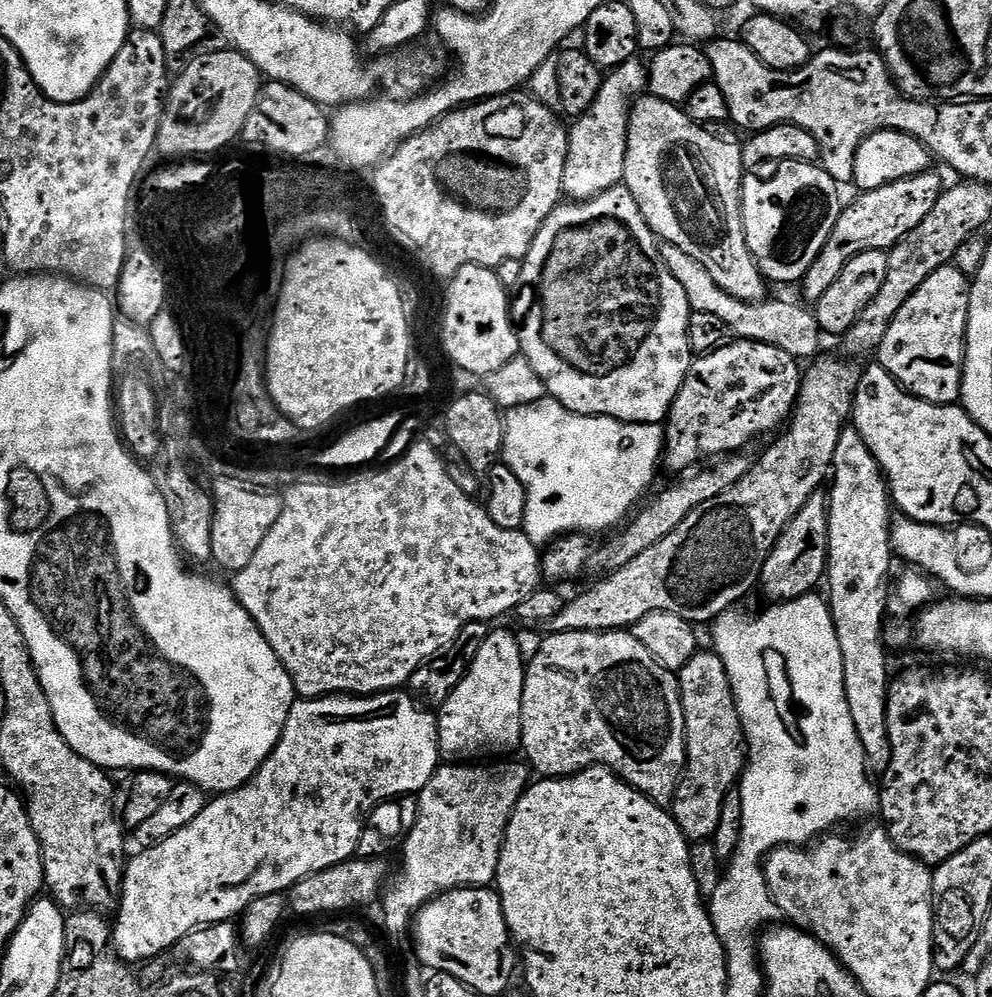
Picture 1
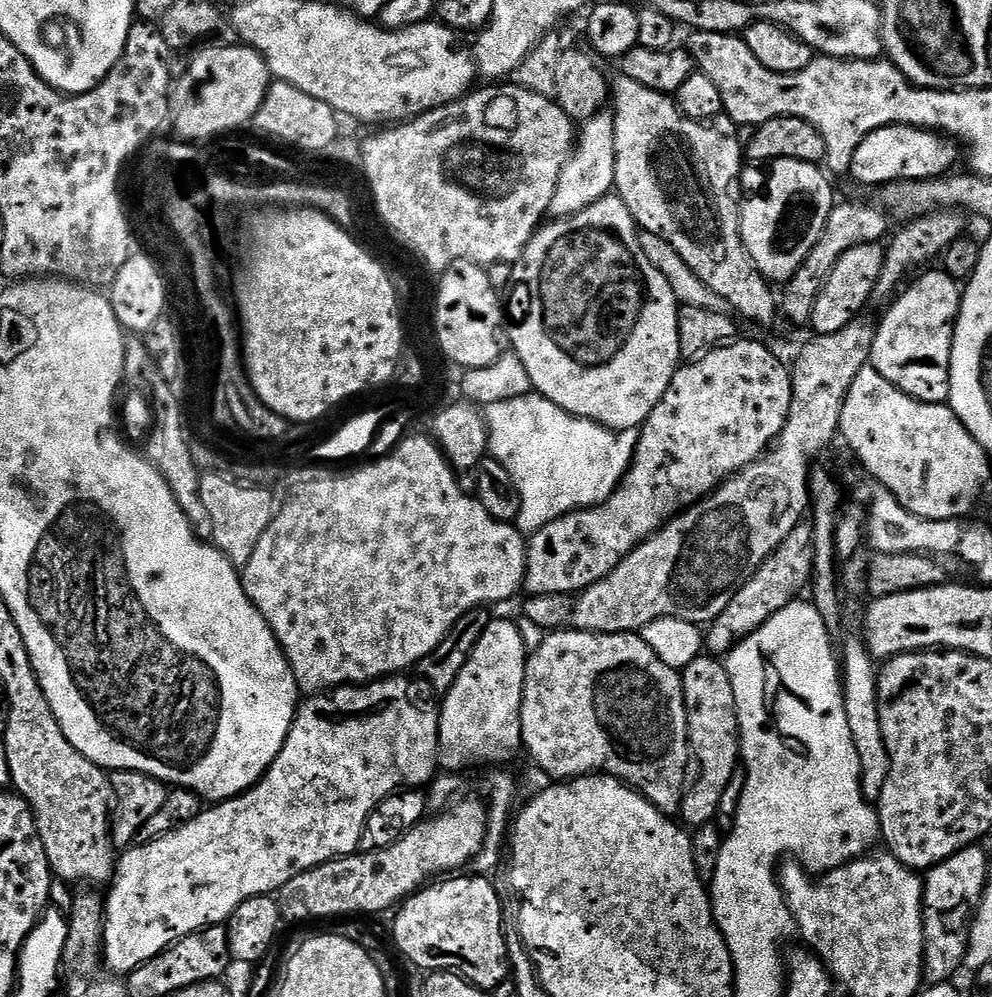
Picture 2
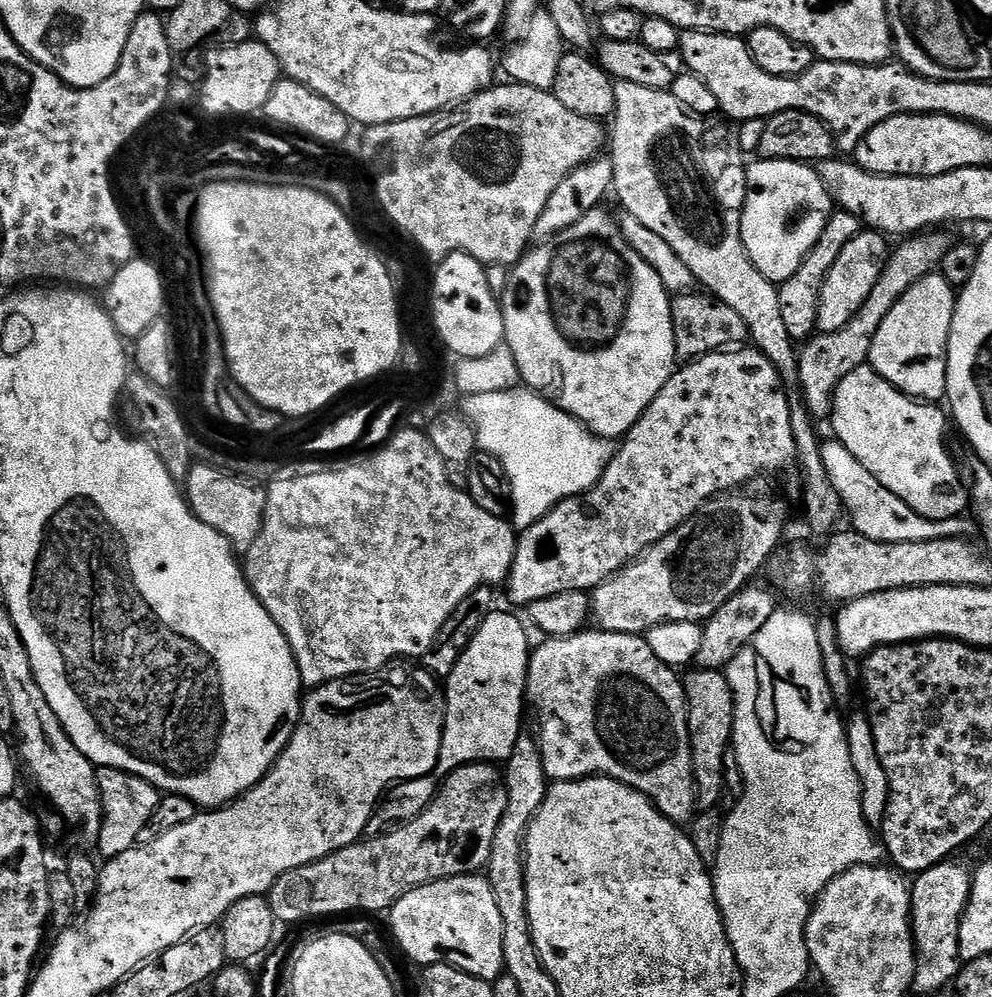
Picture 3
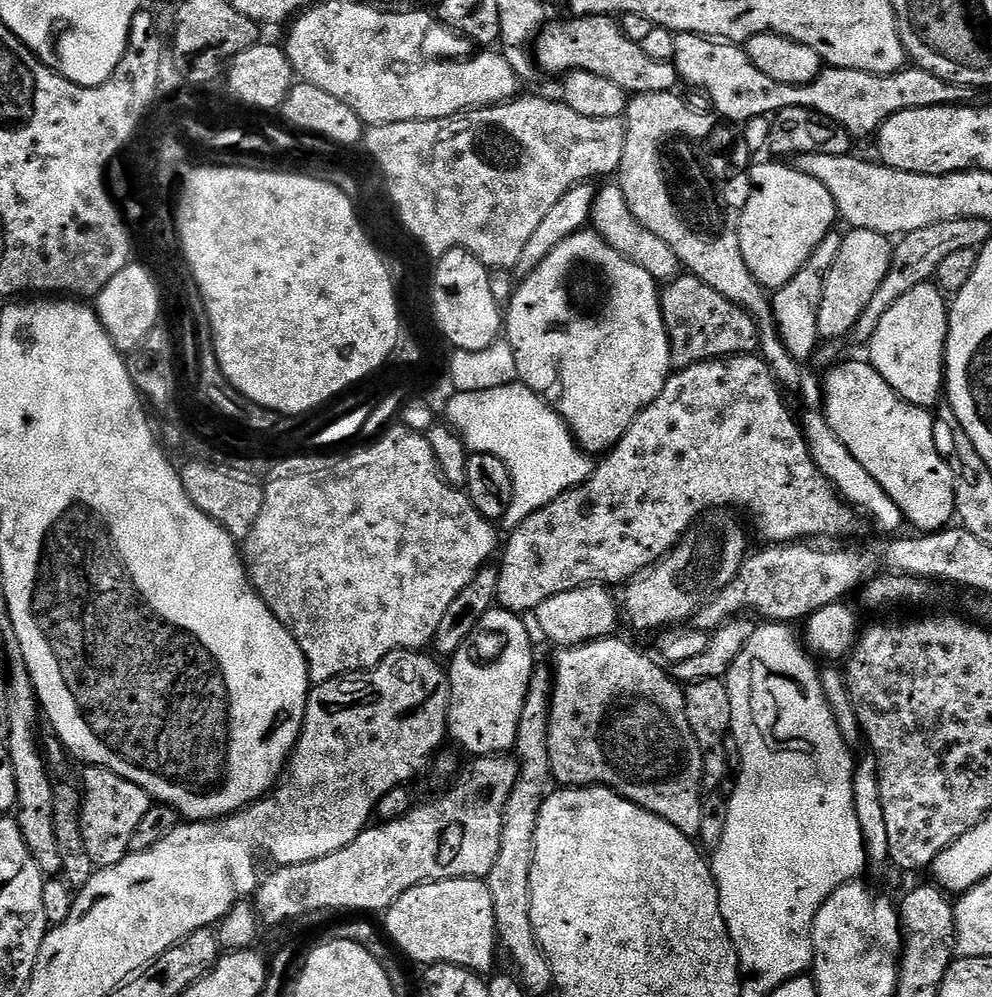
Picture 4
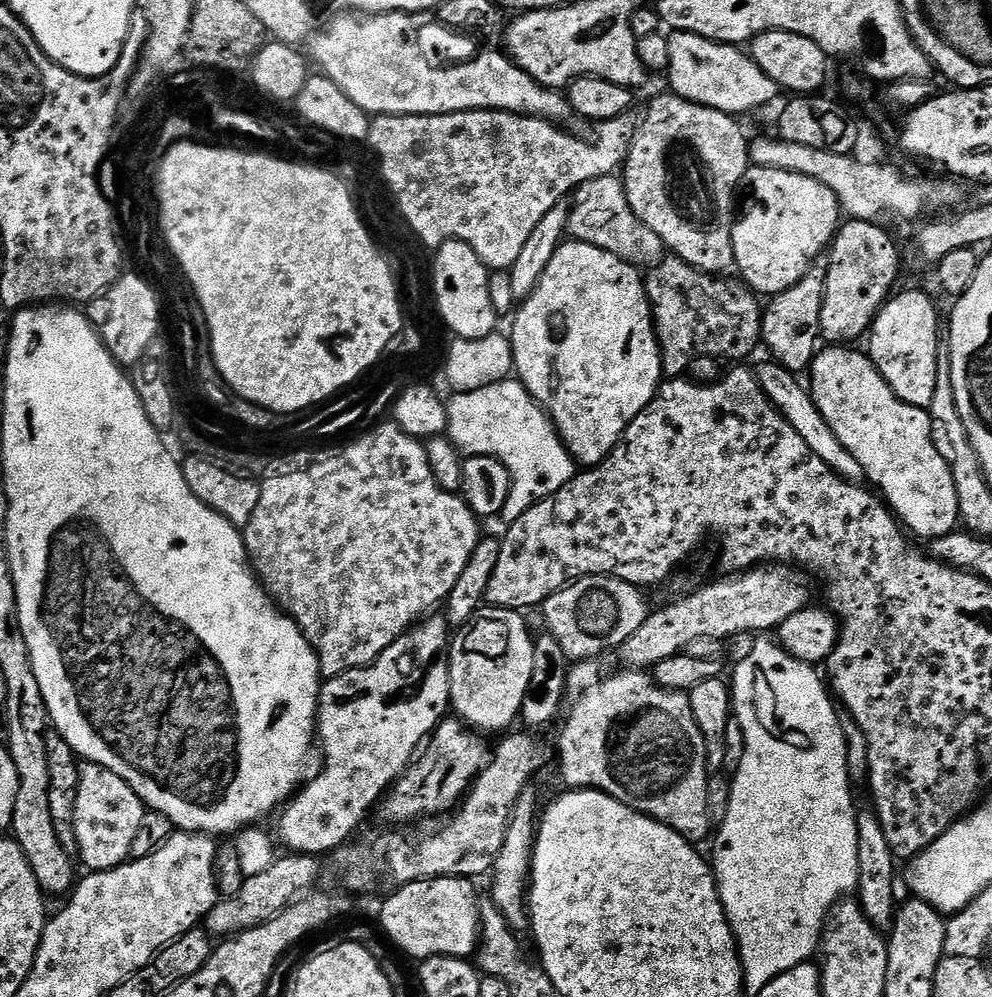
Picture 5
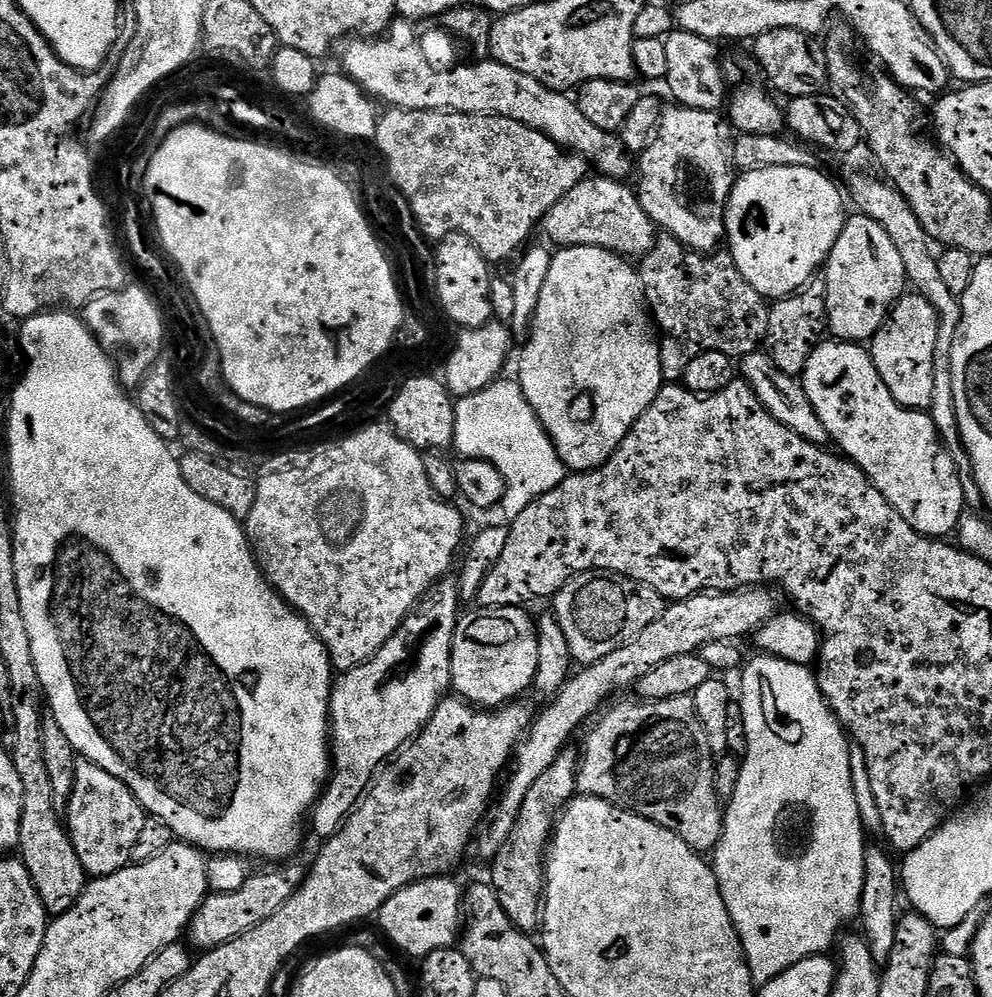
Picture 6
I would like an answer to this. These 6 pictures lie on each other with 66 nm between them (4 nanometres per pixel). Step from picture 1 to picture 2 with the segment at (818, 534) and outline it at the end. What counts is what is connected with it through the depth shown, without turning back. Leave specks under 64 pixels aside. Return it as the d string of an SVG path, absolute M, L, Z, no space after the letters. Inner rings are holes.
M802 522L790 530L790 534L766 558L766 562L761 566L741 588L734 593L730 606L718 614L718 618L707 625L702 636L702 644L711 655L717 658L727 657L728 653L745 640L754 630L758 630L767 620L774 618L778 610L782 610L787 604L792 603L801 595L800 592L809 587L812 578L812 563L814 562L814 534L812 525Z

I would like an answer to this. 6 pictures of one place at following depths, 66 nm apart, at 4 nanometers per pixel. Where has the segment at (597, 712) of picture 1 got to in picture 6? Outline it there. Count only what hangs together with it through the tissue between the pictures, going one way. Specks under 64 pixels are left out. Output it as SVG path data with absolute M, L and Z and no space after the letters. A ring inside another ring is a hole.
M691 696L635 703L620 704L617 708L609 707L591 725L593 728L587 729L589 732L584 740L584 752L582 748L578 756L580 768L576 772L577 793L605 800L615 808L646 818L678 834L678 838L682 838L682 842L686 842L686 846L694 851L711 853L724 829L725 809L714 792L714 757L696 717Z

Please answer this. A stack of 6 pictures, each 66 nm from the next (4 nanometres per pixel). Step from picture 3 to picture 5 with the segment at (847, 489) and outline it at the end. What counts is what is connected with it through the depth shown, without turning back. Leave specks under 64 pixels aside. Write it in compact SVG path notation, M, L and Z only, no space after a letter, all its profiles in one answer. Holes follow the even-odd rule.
M775 362L767 363L761 368L755 369L756 380L762 386L766 398L770 398L770 402L782 413L786 422L790 422L790 426L794 426L794 430L798 430L798 434L802 434L802 442L806 442L806 446L810 446L810 450L814 450L814 454L818 454L818 458L822 458L822 462L826 462L826 466L833 468L839 476L843 476L846 480L863 481L865 474L862 466L858 466L858 460L854 458L854 454L850 454L850 450L846 450L846 446L842 446L842 442L838 442L838 434L834 434L834 430L830 430L826 418L822 418L818 406L812 400L811 391L805 385L803 388L796 381L799 380L797 373L786 370L781 364Z

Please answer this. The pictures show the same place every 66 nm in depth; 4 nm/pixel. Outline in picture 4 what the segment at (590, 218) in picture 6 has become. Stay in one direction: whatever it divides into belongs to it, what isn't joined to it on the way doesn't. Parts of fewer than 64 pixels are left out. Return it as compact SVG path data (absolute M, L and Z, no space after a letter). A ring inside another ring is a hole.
M608 183L612 184L606 185L604 189L601 187L596 193L596 201L592 207L590 219L591 227L599 232L600 237L611 248L618 250L618 254L622 254L630 262L642 266L642 270L646 270L646 274L653 276L656 281L675 280L677 276L681 275L682 265L674 254L674 250L670 250L670 246L666 246L666 242L662 242L662 238L658 238L658 234L646 230L646 226L642 226L642 222L638 222L638 218L634 218L619 183Z

